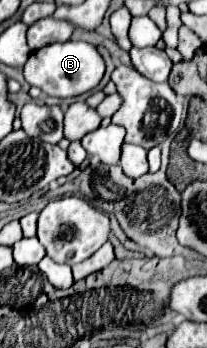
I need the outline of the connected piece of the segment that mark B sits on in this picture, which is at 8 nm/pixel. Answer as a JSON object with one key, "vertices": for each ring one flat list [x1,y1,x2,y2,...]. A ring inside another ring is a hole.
{"vertices":[[67,40,67,42,49,44,49,46,43,46,41,50,31,52,29,60,25,62,23,74,31,86,41,88,47,96,73,98,93,90,101,82,105,74,105,62,93,44,83,40,77,40,77,42]]}

